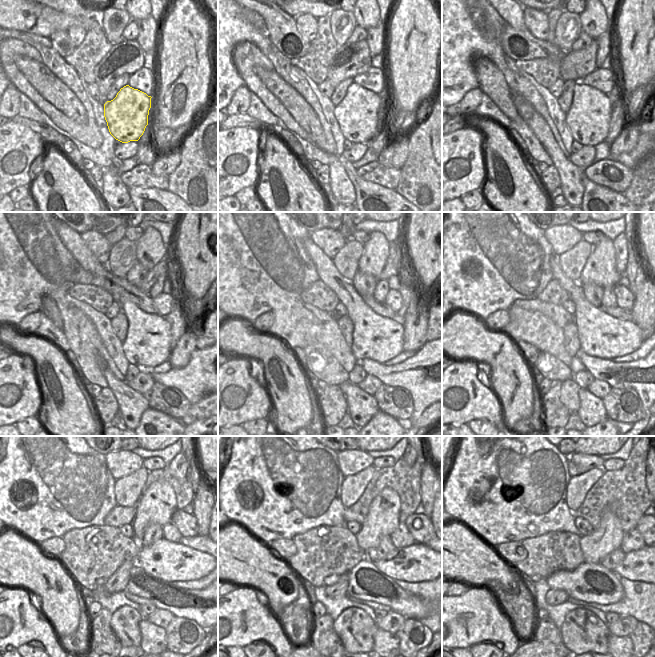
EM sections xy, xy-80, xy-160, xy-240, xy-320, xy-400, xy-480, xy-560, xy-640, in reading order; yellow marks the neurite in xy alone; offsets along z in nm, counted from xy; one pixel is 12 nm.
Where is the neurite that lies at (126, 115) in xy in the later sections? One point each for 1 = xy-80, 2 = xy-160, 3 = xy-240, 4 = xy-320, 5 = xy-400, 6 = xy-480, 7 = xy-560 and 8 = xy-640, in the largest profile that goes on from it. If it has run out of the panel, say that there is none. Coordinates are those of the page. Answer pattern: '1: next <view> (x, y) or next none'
1: next xy-80 (356, 115)
2: next xy-160 (588, 118)
3: next xy-240 (148, 342)
4: next xy-320 (375, 337)
5: next xy-400 (601, 335)
6: next xy-480 (169, 561)
7: next xy-560 (417, 562)
8: next xy-640 (645, 564)

